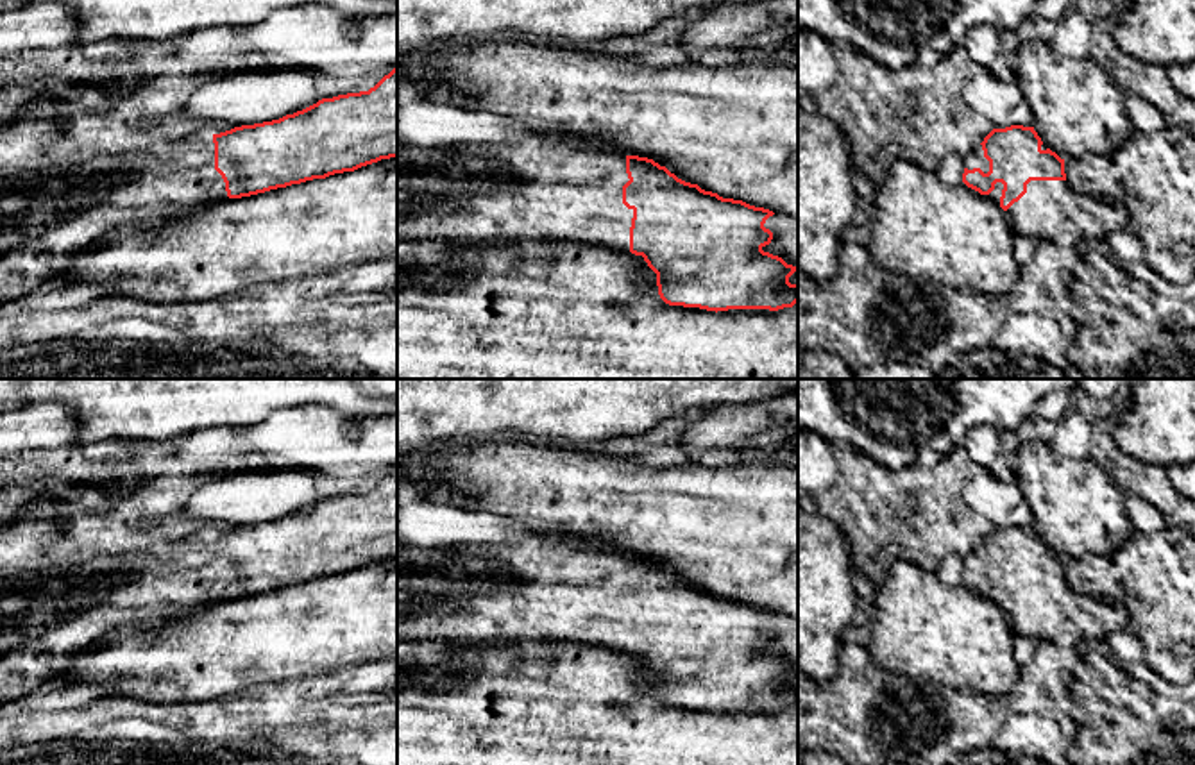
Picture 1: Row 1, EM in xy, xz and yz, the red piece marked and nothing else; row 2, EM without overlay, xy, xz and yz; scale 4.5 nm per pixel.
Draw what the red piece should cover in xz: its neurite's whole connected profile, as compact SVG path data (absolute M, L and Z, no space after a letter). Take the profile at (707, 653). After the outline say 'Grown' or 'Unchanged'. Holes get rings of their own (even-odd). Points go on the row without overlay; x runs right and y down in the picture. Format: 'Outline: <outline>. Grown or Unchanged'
Outline: M531 534L513 542L454 543L436 549L397 542L397 643L551 640L635 654L657 674L658 695L669 706L716 713L792 708L798 702L798 685L791 685L789 677L798 668L762 651L773 640L773 633L764 627L773 615L769 609L723 599L685 583L653 559L562 536Z. Grown

